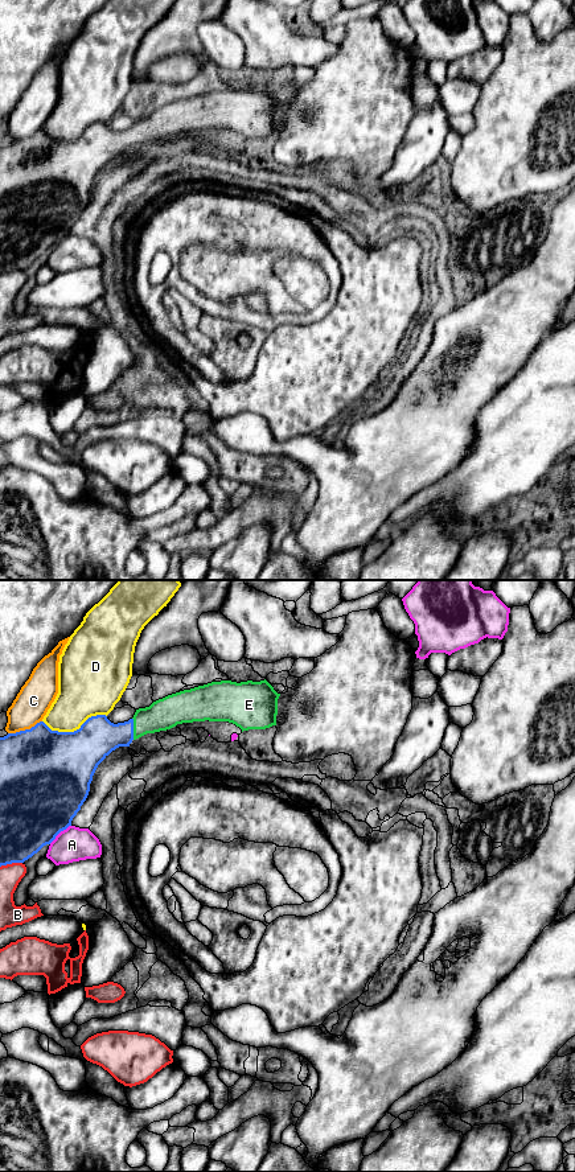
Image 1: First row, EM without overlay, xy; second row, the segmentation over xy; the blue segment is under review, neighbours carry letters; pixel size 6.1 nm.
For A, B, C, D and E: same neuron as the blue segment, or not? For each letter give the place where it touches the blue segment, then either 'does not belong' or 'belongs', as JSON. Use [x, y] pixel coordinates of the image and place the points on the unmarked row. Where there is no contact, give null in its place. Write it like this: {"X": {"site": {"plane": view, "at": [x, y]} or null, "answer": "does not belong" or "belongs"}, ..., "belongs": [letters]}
{"A": {"site": {"plane": "xy", "at": [60, 239]}, "answer": "does not belong"}, "B": {"site": {"plane": "xy", "at": [11, 271]}, "answer": "does not belong"}, "C": {"site": {"plane": "xy", "at": [25, 138]}, "answer": "does not belong"}, "D": {"site": {"plane": "xy", "at": [74, 139]}, "answer": "does not belong"}, "E": {"site": {"plane": "xy", "at": [132, 136]}, "answer": "belongs"}, "belongs": ["E"]}

